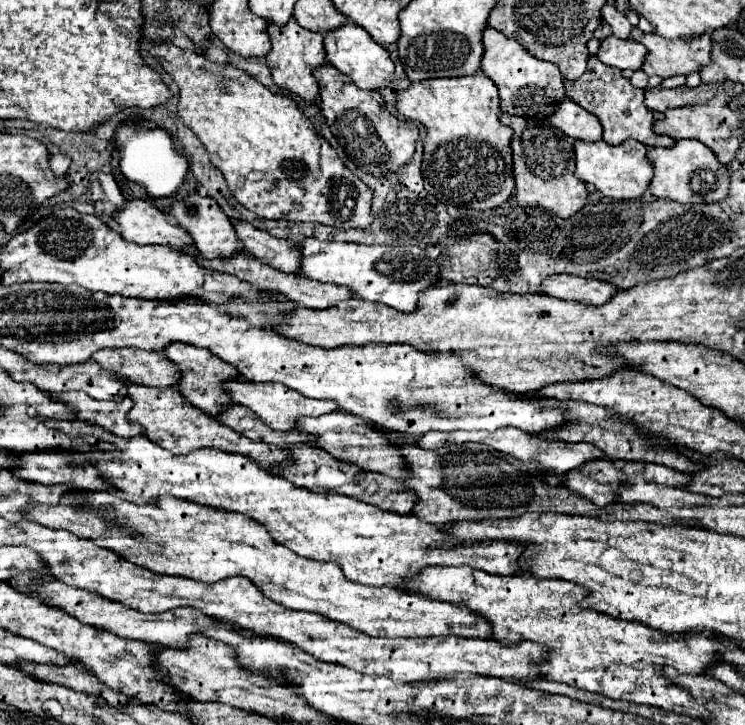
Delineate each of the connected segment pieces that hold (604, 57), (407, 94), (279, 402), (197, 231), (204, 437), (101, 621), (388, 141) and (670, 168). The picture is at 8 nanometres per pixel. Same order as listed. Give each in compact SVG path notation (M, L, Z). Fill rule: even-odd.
M614 36L604 38L598 50L598 60L620 70L638 70L642 66L642 58L646 58L646 48L642 44L634 40L620 40Z
M480 70L472 76L416 82L398 94L396 110L426 128L422 176L428 194L472 210L496 208L512 196L512 130L500 124L498 102L494 82Z
M226 382L226 388L230 390L230 396L250 408L264 424L268 424L274 430L290 432L296 430L296 422L304 416L322 416L328 412L338 412L338 404L334 400L314 400L306 398L294 390L286 390L286 386L274 386L274 384L254 384L254 382Z
M190 194L186 200L182 202L174 202L172 204L172 210L170 210L170 216L176 218L176 222L188 230L192 234L192 238L196 240L196 248L198 252L208 258L208 260L214 260L214 258L234 258L238 252L242 252L242 242L238 240L236 232L234 232L234 224L232 220L222 212L222 208L208 196L200 196L200 194Z
M128 384L128 396L134 402L134 408L130 410L130 420L138 422L148 430L148 438L156 442L158 446L170 450L172 454L190 454L192 450L198 448L218 448L222 452L232 452L232 454L242 454L248 458L254 458L260 466L280 466L286 462L292 462L292 454L286 448L264 444L264 442L254 442L236 430L220 424L218 420L210 418L208 414L202 414L196 406L192 406L184 396L178 392L176 386L170 388L146 388L146 386L134 386Z
M52 580L44 586L38 586L34 590L34 594L38 596L38 600L46 606L52 608L60 608L64 612L68 612L70 616L74 616L78 622L94 626L94 628L102 628L108 630L120 638L130 638L130 640L144 640L144 642L156 642L162 646L170 646L170 648L186 648L188 646L188 638L192 634L204 634L208 628L216 626L216 620L206 616L200 610L192 610L192 608L176 608L176 610L168 610L162 614L142 614L130 606L124 606L116 600L108 600L96 592L88 592L88 590L80 590L80 588L72 588L66 586L64 582Z
M330 64L318 66L314 78L318 80L320 86L322 114L342 150L340 158L354 174L374 174L374 178L378 178L378 174L398 170L412 158L418 140L416 124L392 116L376 98L378 96L376 92L360 90L358 86L354 86L354 82L350 82L350 78L346 78L346 74L334 70L334 66ZM366 132L372 134L374 138L360 138Z
M678 140L672 148L650 148L646 158L654 166L650 194L676 202L718 202L728 194L728 170L714 158L714 152L698 140Z

